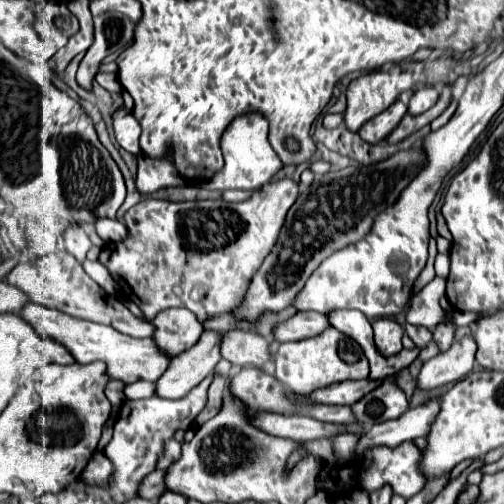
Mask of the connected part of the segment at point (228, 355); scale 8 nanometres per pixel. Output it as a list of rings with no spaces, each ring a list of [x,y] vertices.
[[[233,329],[223,333],[221,357],[237,367],[243,367],[247,363],[261,367],[271,357],[271,343],[261,335]]]

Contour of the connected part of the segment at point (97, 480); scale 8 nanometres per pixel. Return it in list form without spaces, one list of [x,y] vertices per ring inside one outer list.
[[[95,453],[87,467],[83,469],[83,479],[93,485],[107,485],[111,475],[111,461],[103,453]]]

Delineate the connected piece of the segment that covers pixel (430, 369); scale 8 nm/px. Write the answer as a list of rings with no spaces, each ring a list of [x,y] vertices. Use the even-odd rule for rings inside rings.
[[[471,335],[463,337],[461,341],[455,341],[451,349],[435,355],[423,365],[419,377],[415,379],[417,389],[423,389],[423,391],[437,389],[467,377],[475,365],[475,351],[477,351],[477,345],[471,339]]]

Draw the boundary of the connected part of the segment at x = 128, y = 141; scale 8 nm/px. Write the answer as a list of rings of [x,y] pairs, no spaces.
[[[122,106],[113,113],[113,129],[117,143],[125,151],[129,151],[133,155],[139,155],[141,153],[141,149],[139,149],[141,127],[139,127],[137,119],[131,115],[129,109]]]

